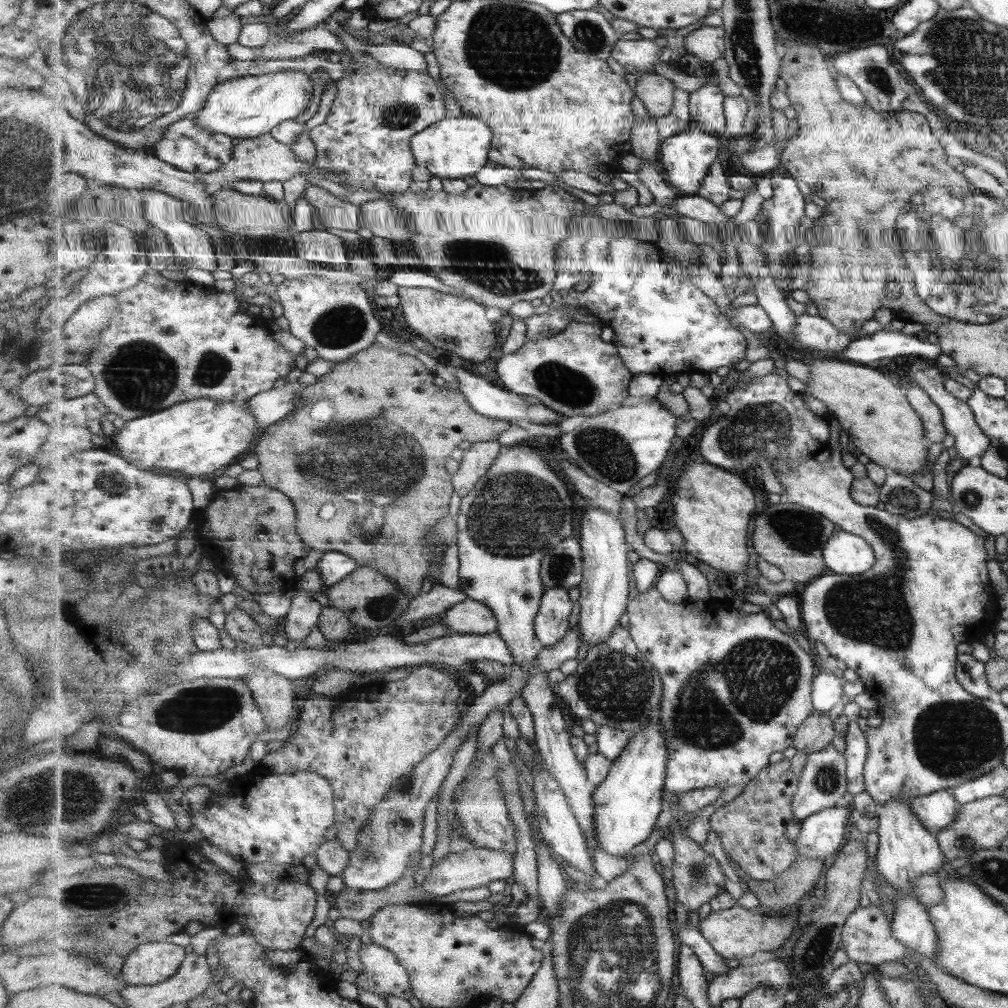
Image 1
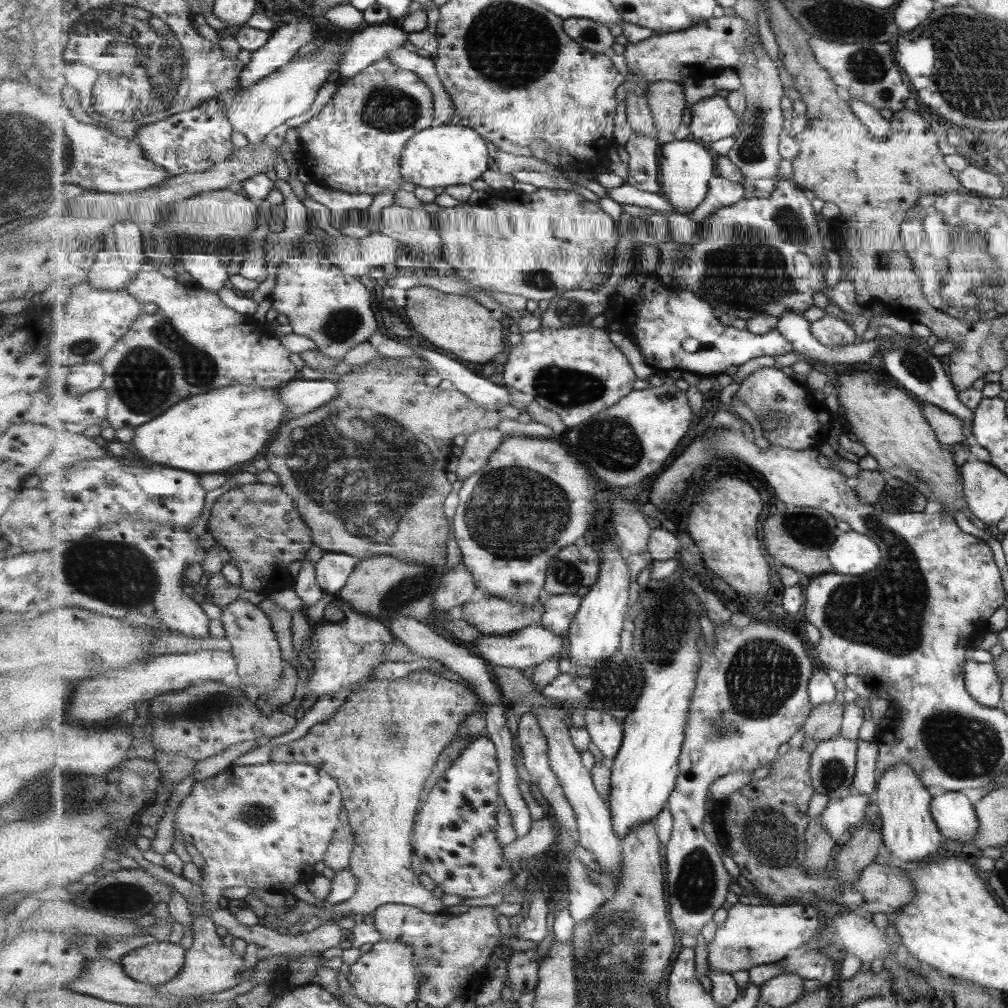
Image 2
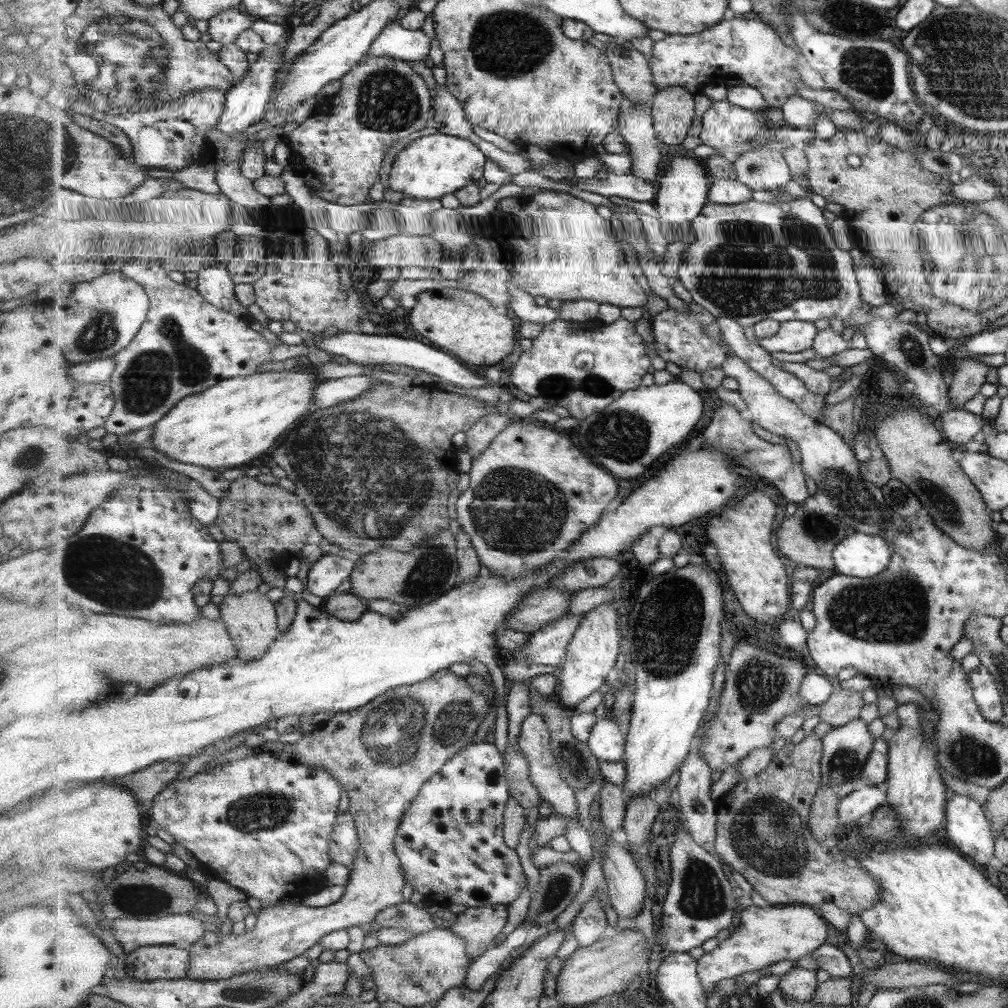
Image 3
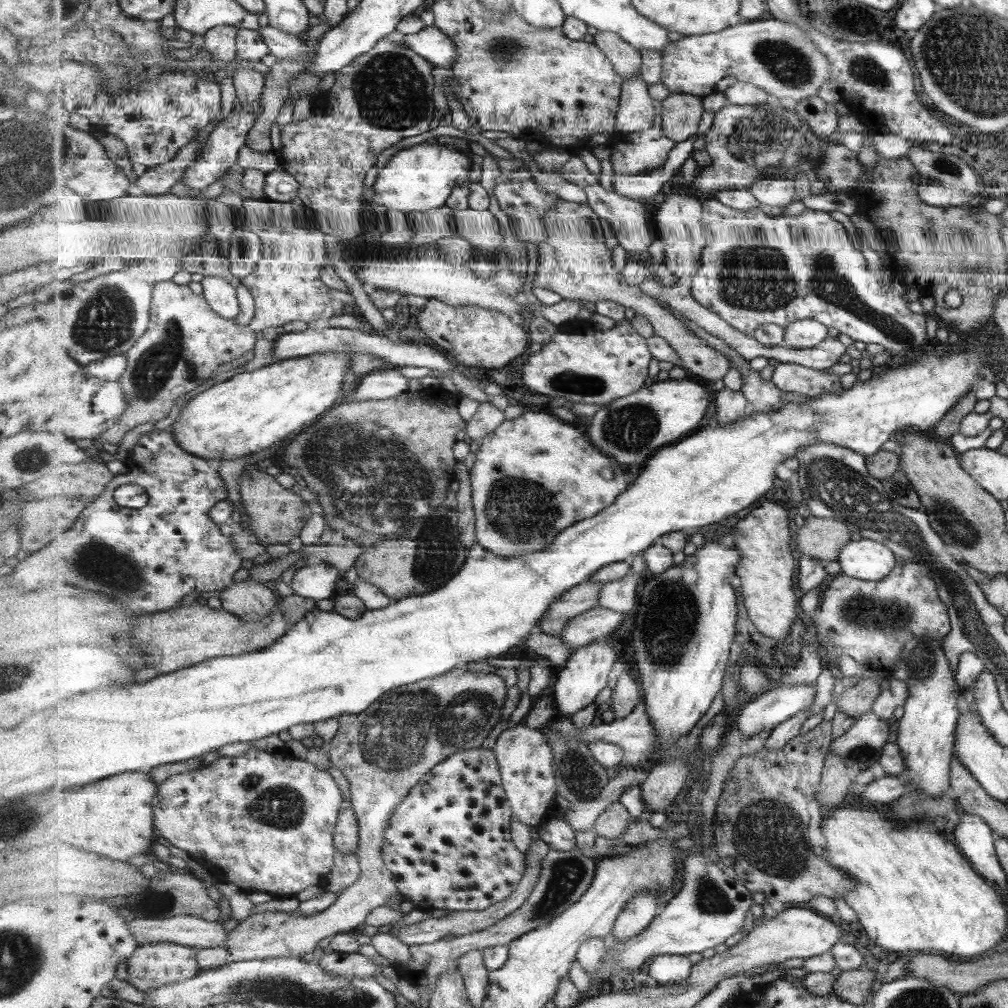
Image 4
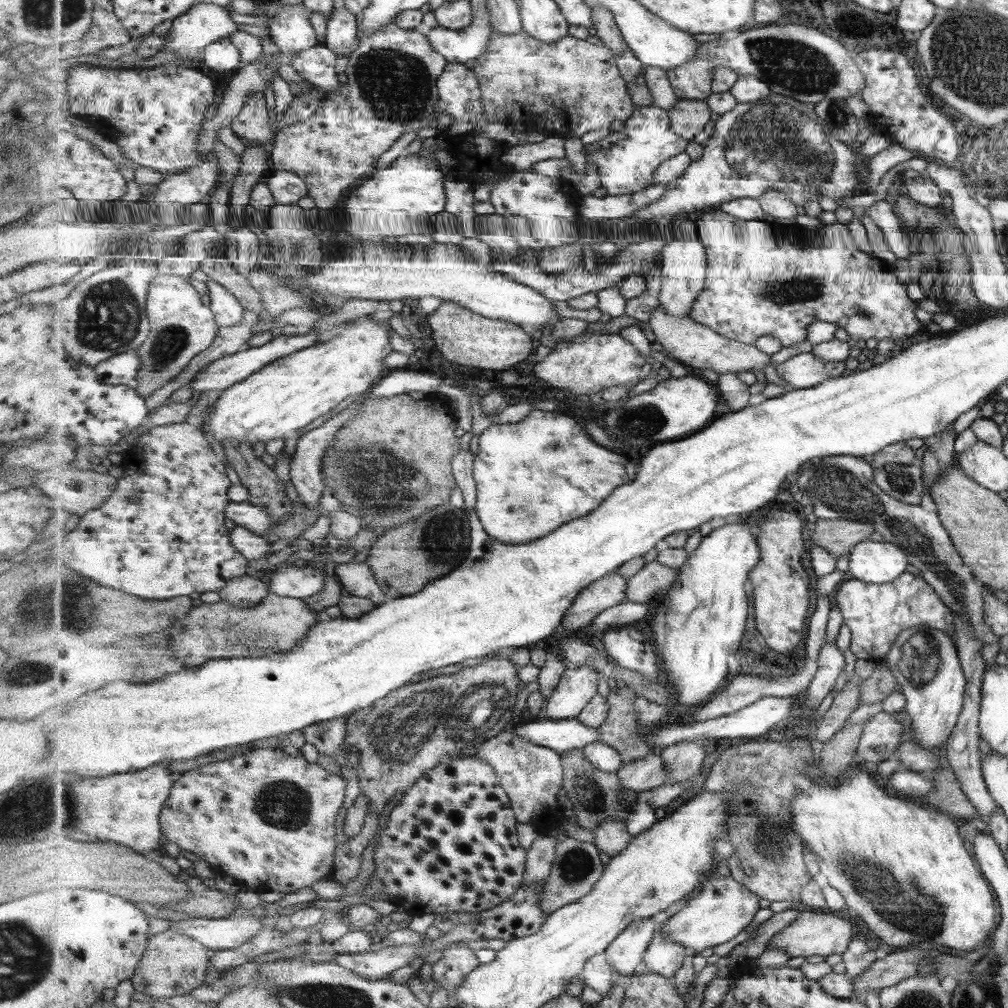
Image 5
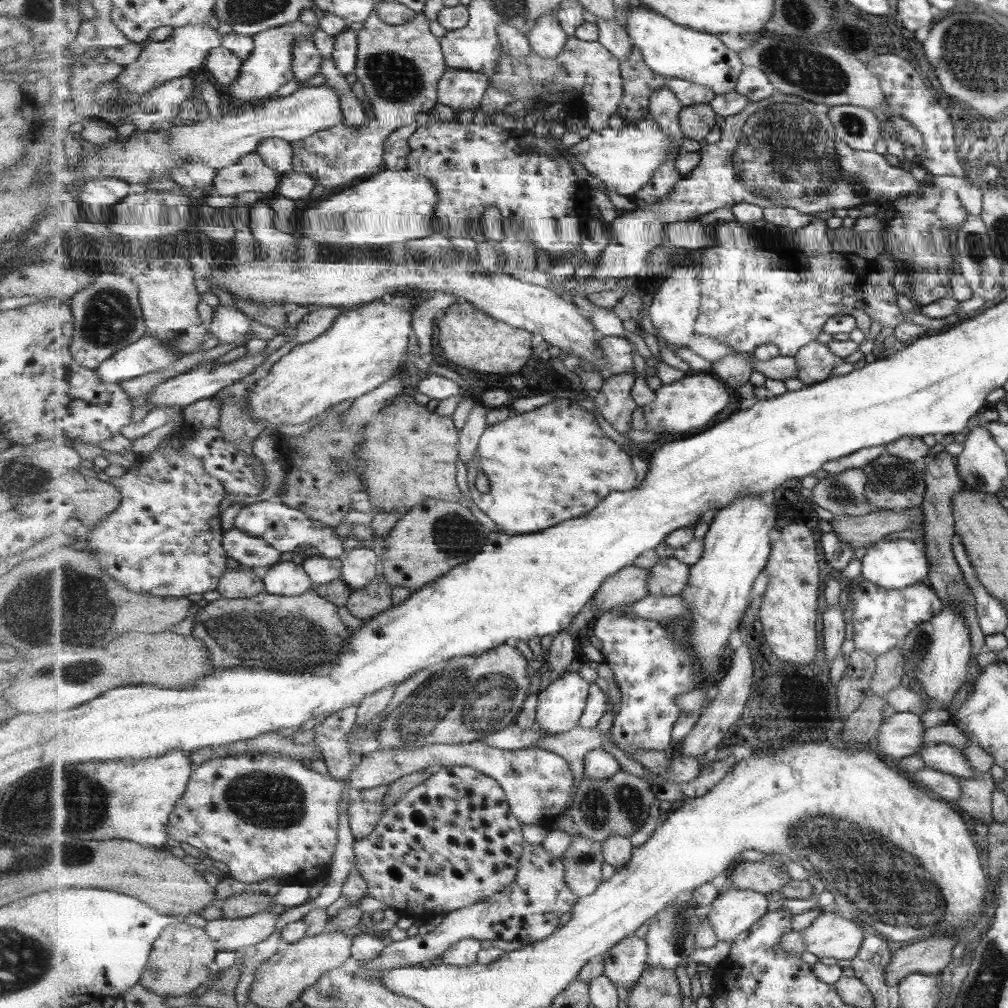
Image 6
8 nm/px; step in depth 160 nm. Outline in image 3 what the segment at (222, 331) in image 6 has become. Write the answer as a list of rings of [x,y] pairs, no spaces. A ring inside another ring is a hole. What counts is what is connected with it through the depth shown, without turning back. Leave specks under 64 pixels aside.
[[[211,264],[205,270],[199,272],[199,288],[210,303],[221,307],[223,310],[231,311],[233,314],[247,315],[247,307],[238,301],[236,296],[236,283],[231,278],[228,265]]]

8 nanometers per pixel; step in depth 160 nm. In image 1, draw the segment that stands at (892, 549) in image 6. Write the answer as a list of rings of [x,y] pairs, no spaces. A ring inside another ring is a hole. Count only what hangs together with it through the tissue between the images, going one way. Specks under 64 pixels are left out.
[[[843,529],[829,539],[824,559],[828,571],[847,577],[865,573],[876,562],[872,547],[860,535]]]

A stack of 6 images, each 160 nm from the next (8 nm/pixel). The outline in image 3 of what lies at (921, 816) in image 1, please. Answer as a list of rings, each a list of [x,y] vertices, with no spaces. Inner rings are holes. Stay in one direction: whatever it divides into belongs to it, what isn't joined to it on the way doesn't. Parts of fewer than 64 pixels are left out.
[[[959,794],[951,796],[944,809],[947,838],[959,848],[959,853],[966,854],[982,868],[991,864],[995,842],[985,809],[971,796]]]

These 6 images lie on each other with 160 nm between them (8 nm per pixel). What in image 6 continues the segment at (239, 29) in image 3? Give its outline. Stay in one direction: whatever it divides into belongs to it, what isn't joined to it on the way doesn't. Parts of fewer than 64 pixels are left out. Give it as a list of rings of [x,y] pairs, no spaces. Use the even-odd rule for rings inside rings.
[[[223,44],[211,50],[206,60],[208,71],[215,78],[217,84],[223,86],[229,86],[231,83],[236,82],[243,63],[242,58],[231,52],[229,48],[225,48]]]

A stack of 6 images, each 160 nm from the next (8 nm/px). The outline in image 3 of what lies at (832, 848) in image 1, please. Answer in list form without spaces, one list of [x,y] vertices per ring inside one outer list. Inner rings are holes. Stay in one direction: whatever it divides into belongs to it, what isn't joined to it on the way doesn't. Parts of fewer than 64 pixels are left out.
[[[865,785],[843,797],[839,803],[839,819],[844,830],[849,829],[863,814],[873,812],[884,804],[885,795],[882,786]]]

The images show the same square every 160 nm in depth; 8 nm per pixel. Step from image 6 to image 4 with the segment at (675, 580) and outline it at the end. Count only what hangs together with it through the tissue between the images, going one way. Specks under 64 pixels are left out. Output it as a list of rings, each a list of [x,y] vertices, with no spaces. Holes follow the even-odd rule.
[[[629,573],[625,578],[608,582],[601,587],[598,606],[615,612],[629,612],[637,602],[640,573]]]

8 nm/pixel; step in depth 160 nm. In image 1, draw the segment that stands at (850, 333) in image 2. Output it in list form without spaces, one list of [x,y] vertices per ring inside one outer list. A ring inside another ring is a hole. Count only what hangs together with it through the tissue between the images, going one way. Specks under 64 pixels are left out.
[[[807,312],[796,316],[794,333],[801,345],[827,353],[845,351],[854,342],[853,335],[841,332],[820,314],[810,316]]]

